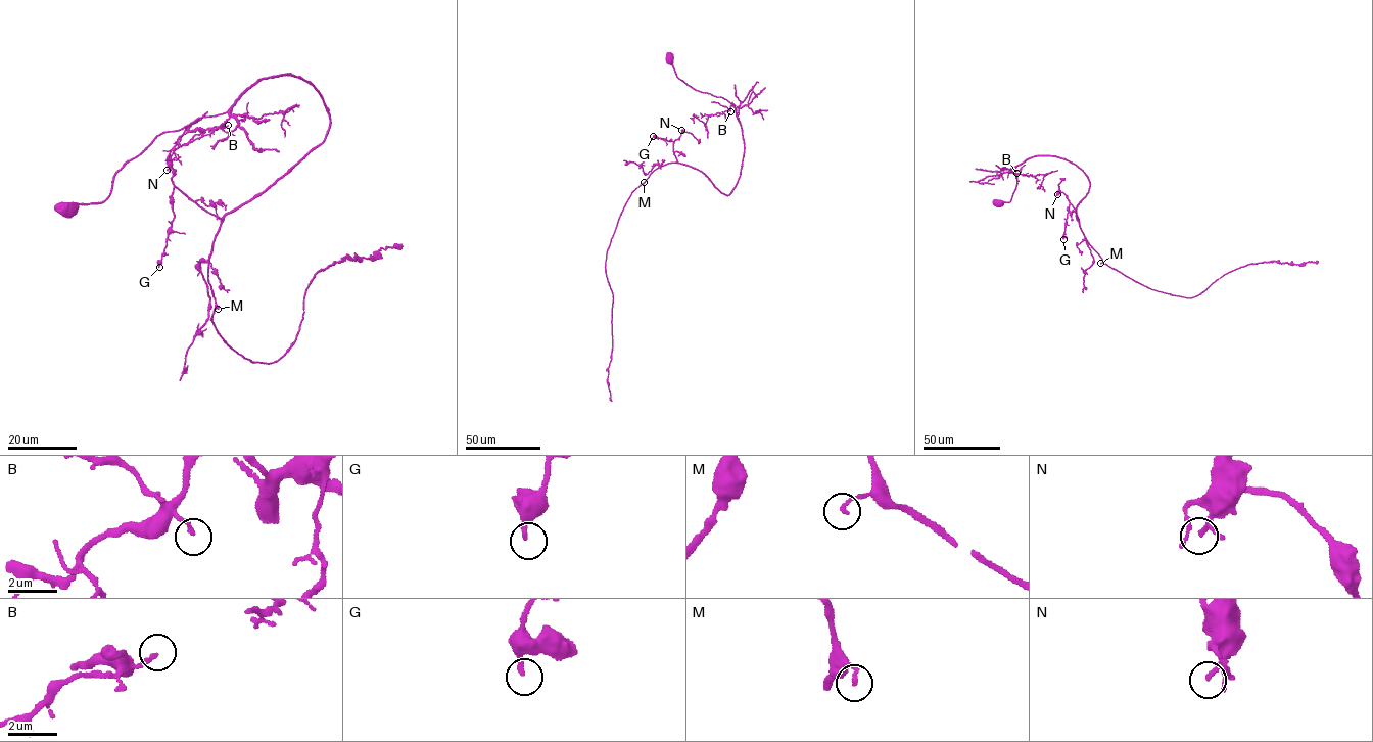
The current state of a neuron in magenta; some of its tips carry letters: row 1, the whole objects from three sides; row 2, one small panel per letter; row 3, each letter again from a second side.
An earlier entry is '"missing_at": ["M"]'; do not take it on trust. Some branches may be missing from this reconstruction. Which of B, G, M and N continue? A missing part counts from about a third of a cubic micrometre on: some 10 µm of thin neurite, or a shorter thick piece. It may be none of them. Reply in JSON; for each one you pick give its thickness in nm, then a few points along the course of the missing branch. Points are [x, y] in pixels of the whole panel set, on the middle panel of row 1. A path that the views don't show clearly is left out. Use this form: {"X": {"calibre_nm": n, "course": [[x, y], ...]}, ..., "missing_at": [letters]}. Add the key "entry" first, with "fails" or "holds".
{"entry": "fails", "G": {"calibre_nm": 190}, "missing_at": ["G"]}

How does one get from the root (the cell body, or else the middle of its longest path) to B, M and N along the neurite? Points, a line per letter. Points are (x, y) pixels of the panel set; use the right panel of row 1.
B: (997, 202), (1009, 201), (1018, 183), (1011, 168), (1010, 172), (1016, 173)
M: (997, 202), (1011, 199), (1018, 183), (1011, 168), (1038, 155), (1071, 161), (1089, 182), (1076, 211), (1100, 263)
N: (997, 202), (1011, 199), (1011, 168), (1038, 155), (1071, 161), (1089, 182), (1078, 221), (1057, 194)

